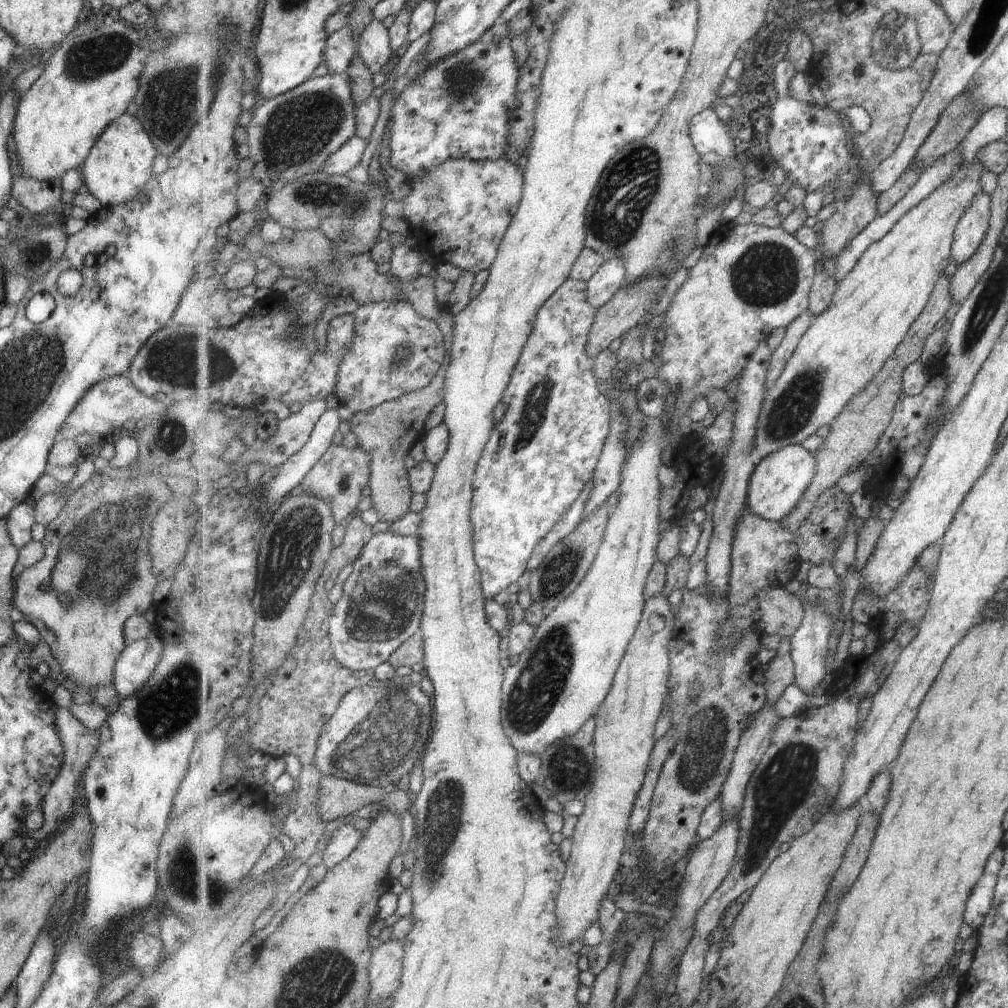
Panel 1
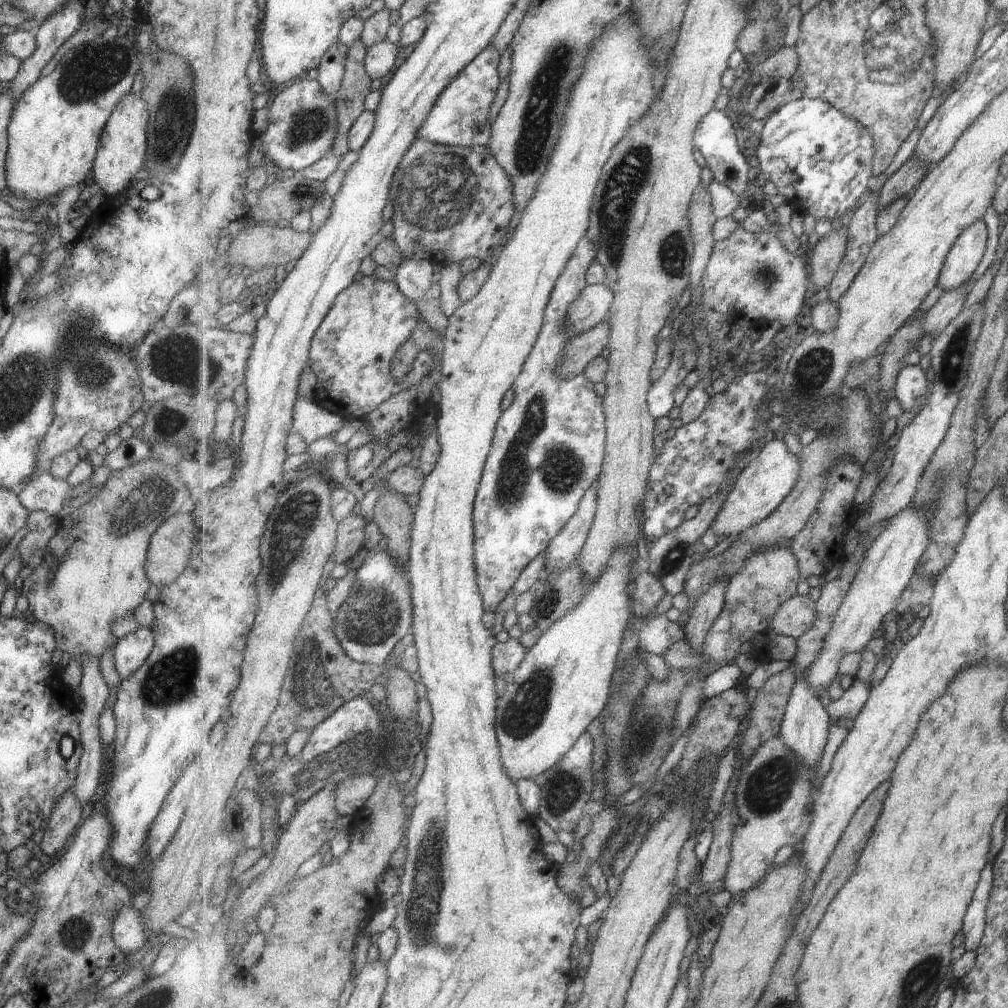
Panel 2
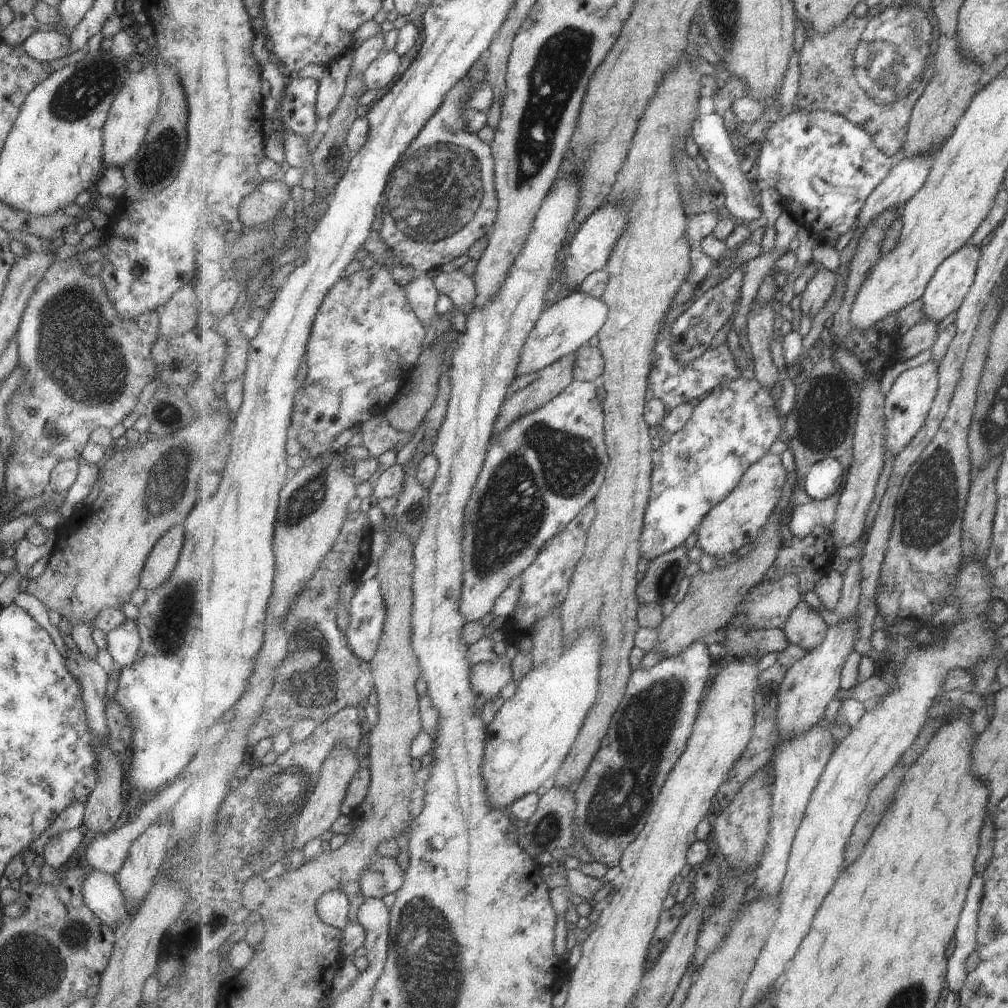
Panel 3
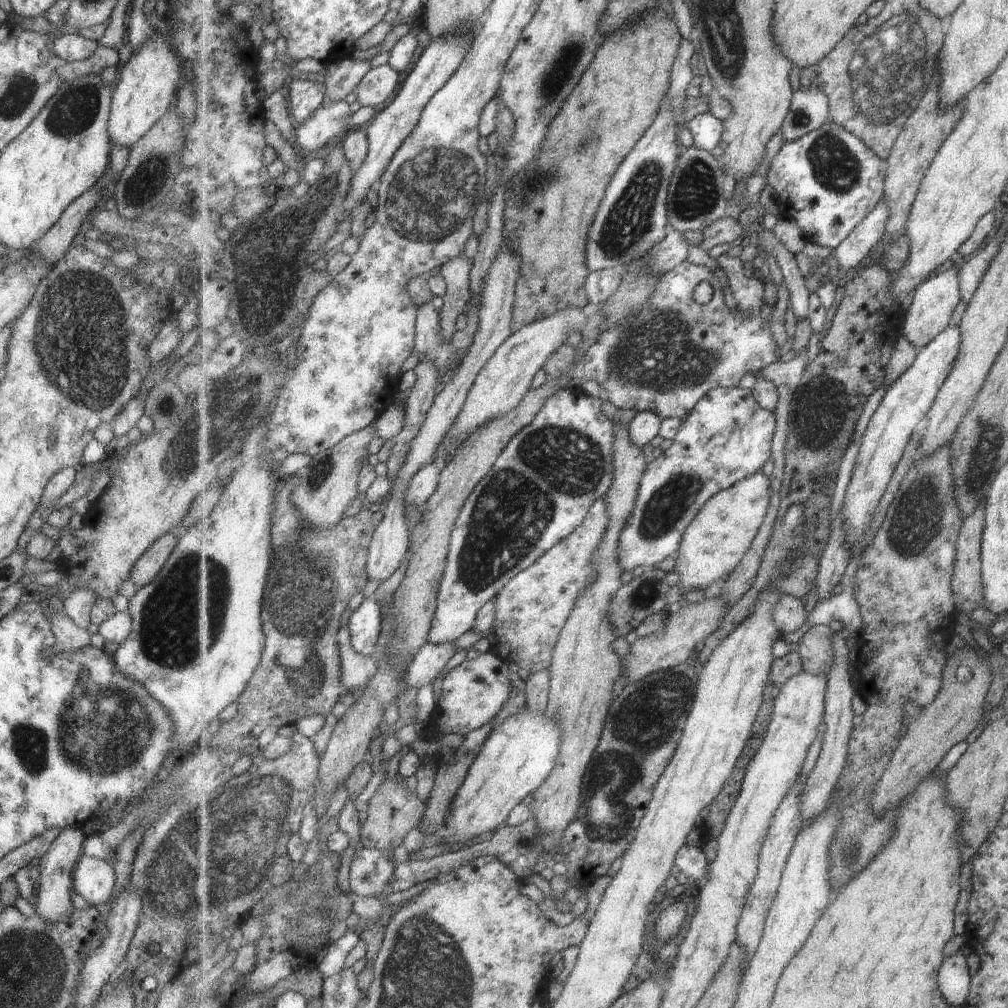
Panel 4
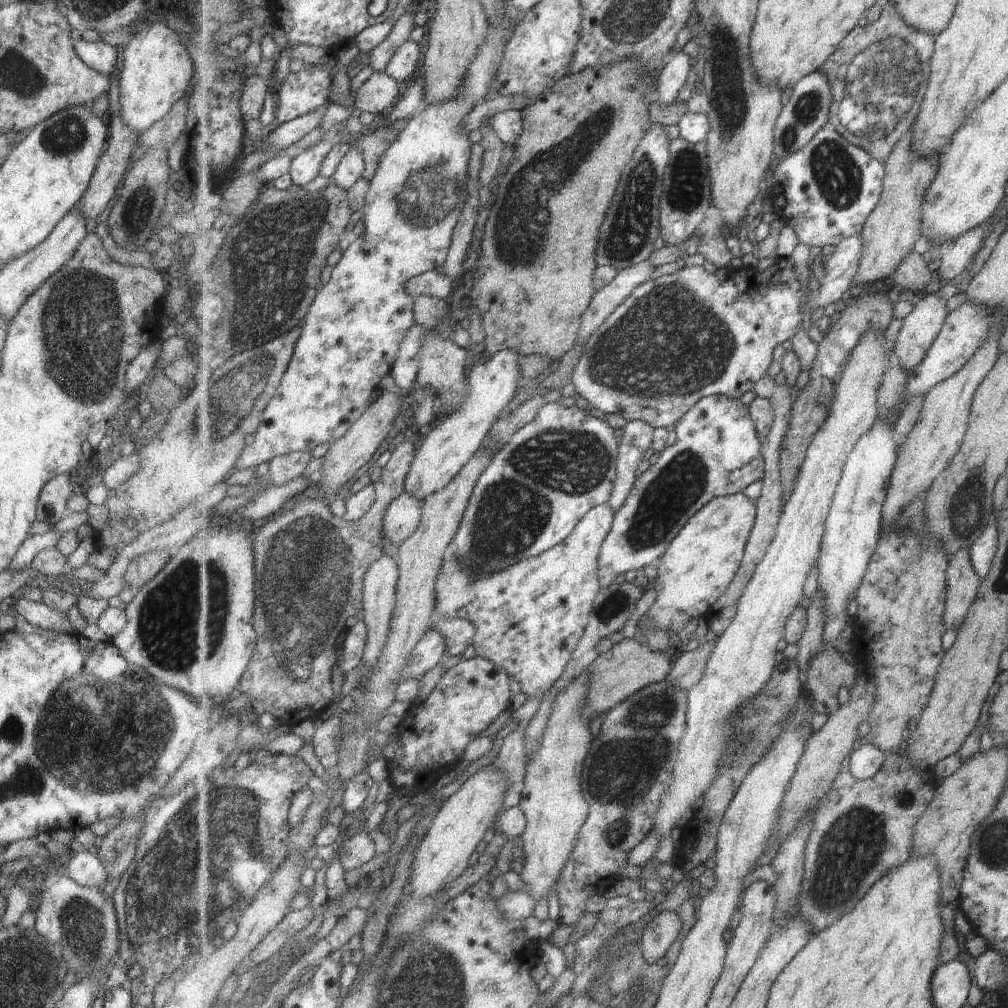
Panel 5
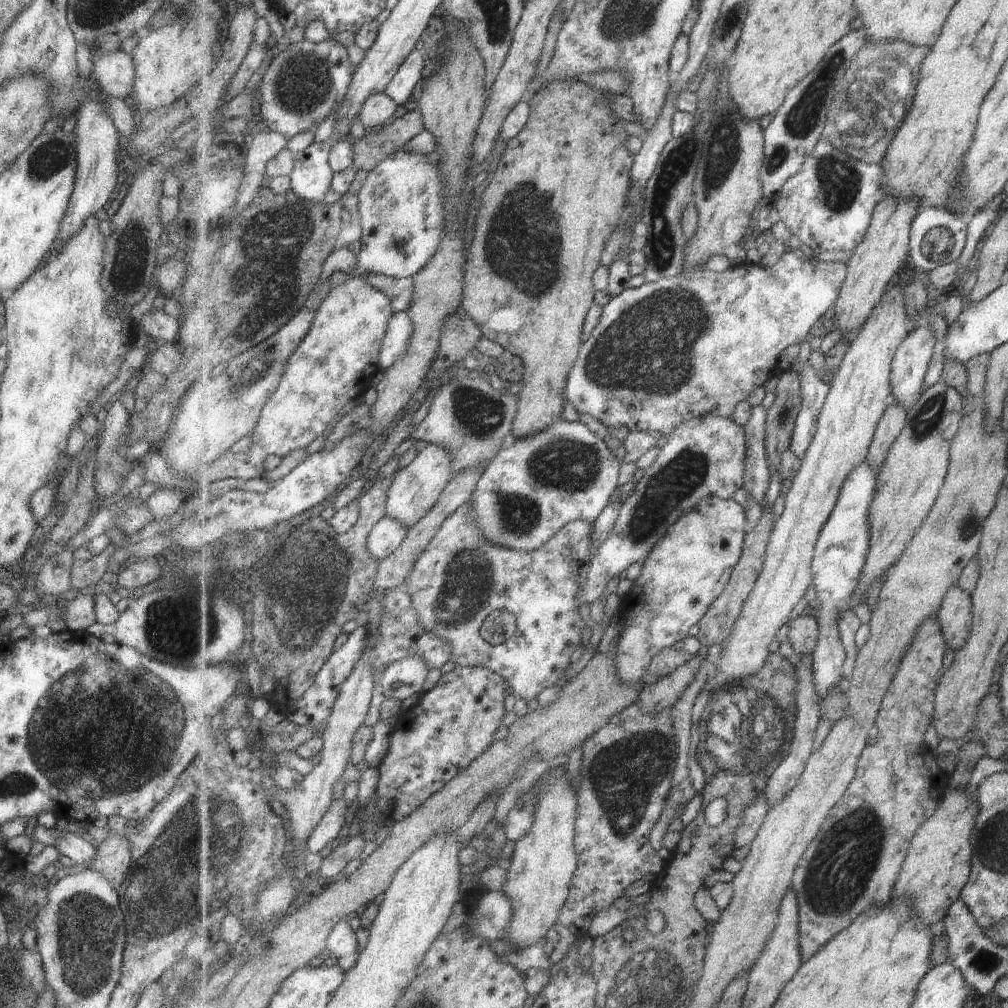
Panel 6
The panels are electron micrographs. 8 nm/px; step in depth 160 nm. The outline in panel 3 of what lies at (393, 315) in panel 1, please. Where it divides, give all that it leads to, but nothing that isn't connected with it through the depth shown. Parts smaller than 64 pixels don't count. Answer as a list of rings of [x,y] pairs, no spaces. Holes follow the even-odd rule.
[[[375,260],[370,269],[360,269],[343,277],[327,296],[317,312],[306,350],[308,372],[302,382],[292,414],[291,436],[308,449],[310,460],[332,451],[331,444],[345,430],[356,429],[370,418],[386,411],[400,396],[401,387],[413,378],[413,372],[424,351],[423,340],[427,327],[420,322],[406,295],[406,290],[395,282],[390,270]]]

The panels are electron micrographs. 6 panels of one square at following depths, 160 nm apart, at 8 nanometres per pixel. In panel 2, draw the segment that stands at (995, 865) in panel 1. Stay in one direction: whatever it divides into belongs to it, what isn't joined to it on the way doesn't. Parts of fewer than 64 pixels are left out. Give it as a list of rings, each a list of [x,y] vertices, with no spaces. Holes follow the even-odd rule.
[[[989,863],[987,868],[983,870],[979,886],[977,886],[977,894],[975,894],[973,904],[969,906],[969,912],[967,913],[967,918],[965,918],[965,928],[963,928],[963,930],[965,930],[965,932],[963,932],[963,934],[965,934],[963,941],[965,952],[977,952],[983,940],[993,878],[992,866],[991,863]]]

